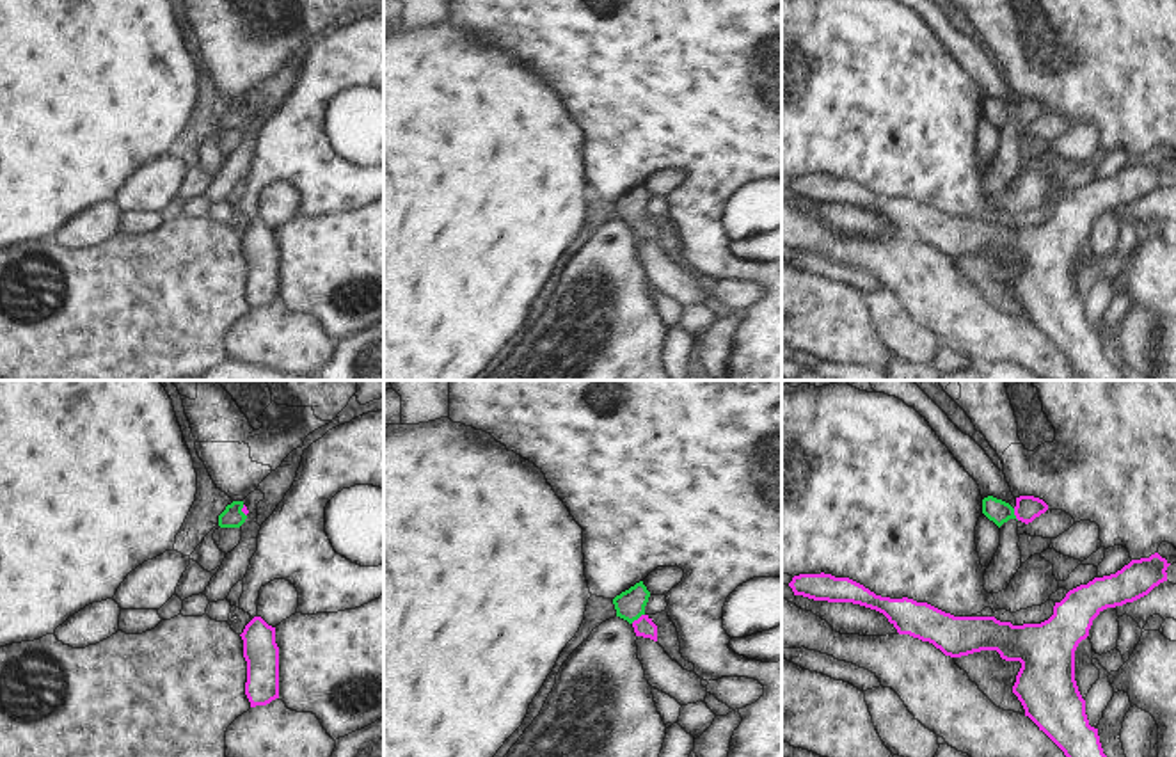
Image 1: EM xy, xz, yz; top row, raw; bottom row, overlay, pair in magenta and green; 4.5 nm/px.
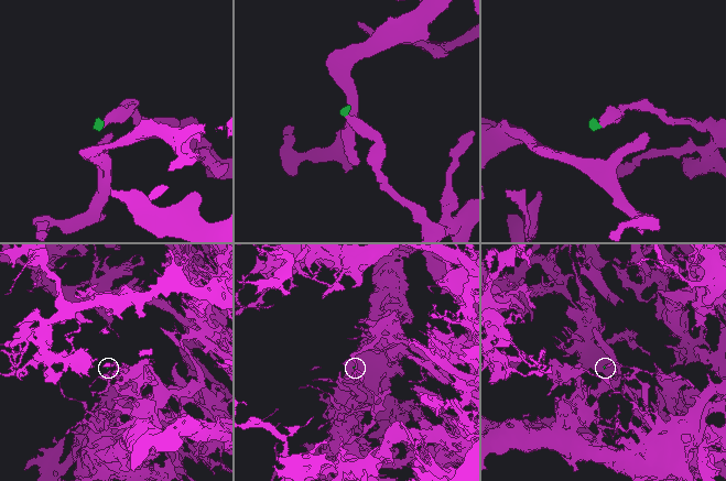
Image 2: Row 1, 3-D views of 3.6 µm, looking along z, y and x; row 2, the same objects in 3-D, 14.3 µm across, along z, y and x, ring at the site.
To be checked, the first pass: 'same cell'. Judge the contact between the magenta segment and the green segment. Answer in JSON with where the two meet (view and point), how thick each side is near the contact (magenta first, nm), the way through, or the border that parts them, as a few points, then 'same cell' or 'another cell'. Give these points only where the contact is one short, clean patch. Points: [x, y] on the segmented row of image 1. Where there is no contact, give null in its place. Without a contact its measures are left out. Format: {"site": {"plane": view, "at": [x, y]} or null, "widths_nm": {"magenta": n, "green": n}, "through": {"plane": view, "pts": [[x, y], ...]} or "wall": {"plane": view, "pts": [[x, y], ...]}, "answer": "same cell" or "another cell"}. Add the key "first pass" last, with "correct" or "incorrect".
{"site": {"plane": "xz", "at": [638, 619]}, "widths_nm": {"magenta": 90, "green": 140}, "through": {"plane": "xz", "pts": [[643, 626], [638, 619], [629, 605]]}, "answer": "same cell", "first pass": "correct"}

